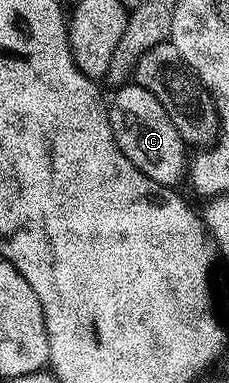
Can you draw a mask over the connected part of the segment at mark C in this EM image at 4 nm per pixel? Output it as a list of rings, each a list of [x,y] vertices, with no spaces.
[[[121,85],[108,100],[109,120],[115,133],[115,141],[119,149],[151,181],[160,183],[162,187],[172,188],[182,182],[187,171],[187,144],[182,139],[179,129],[171,125],[171,117],[167,117],[167,109],[155,101],[155,97],[147,89],[136,85]]]

